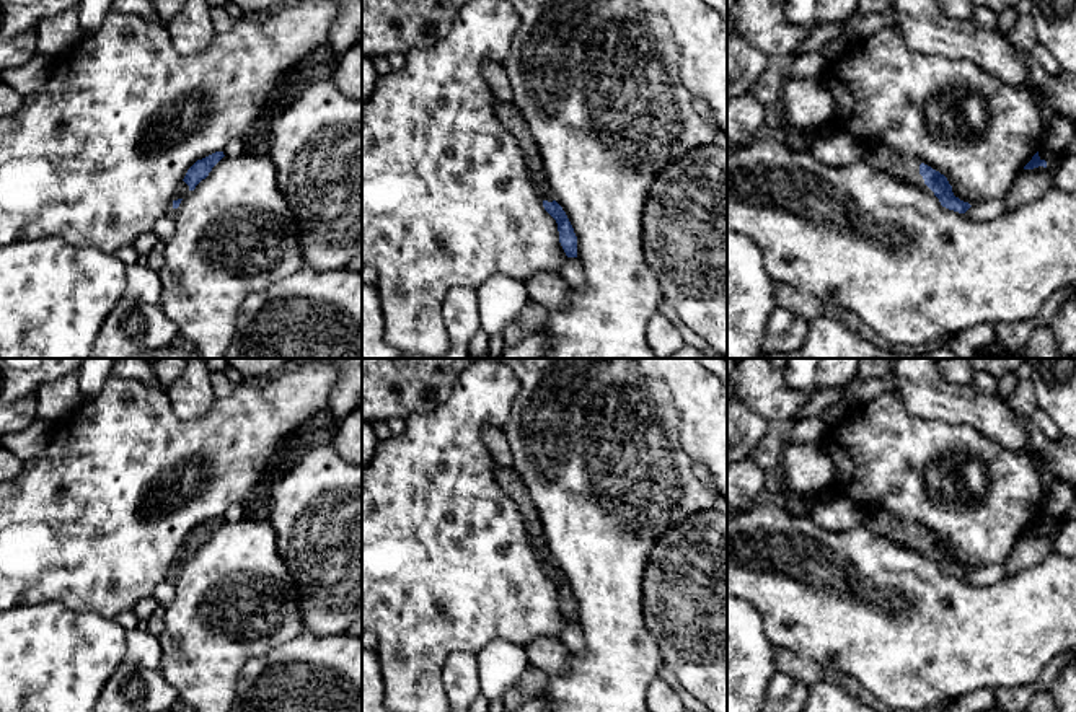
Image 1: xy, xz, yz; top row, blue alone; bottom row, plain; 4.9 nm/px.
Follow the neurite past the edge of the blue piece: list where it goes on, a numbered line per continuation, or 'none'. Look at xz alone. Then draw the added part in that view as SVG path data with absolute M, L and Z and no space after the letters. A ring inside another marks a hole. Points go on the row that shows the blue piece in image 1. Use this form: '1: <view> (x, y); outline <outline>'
1: xz (511, 118); outline M496 99L494 109L501 124L512 134L518 148L522 150L528 174L535 184L540 199L553 202L554 197L548 178L545 174L541 153L531 137L531 132L522 112L514 106L514 103L504 103L499 99Z

